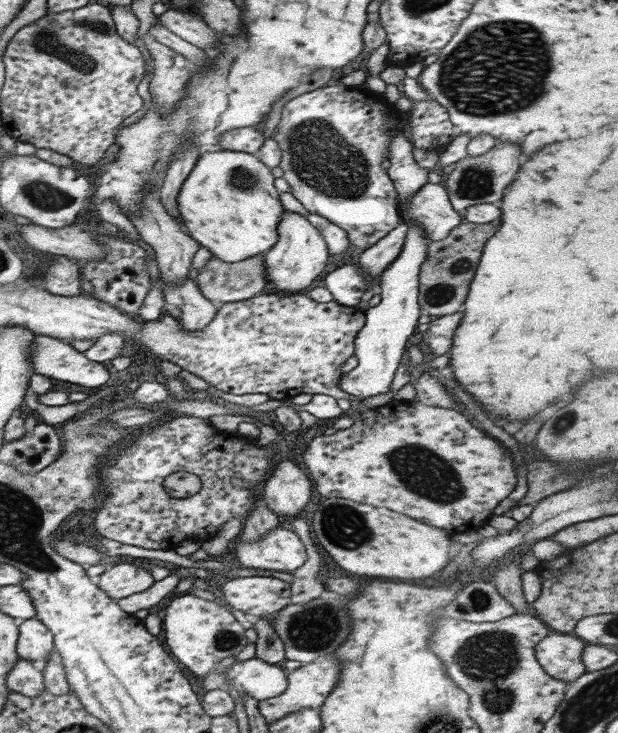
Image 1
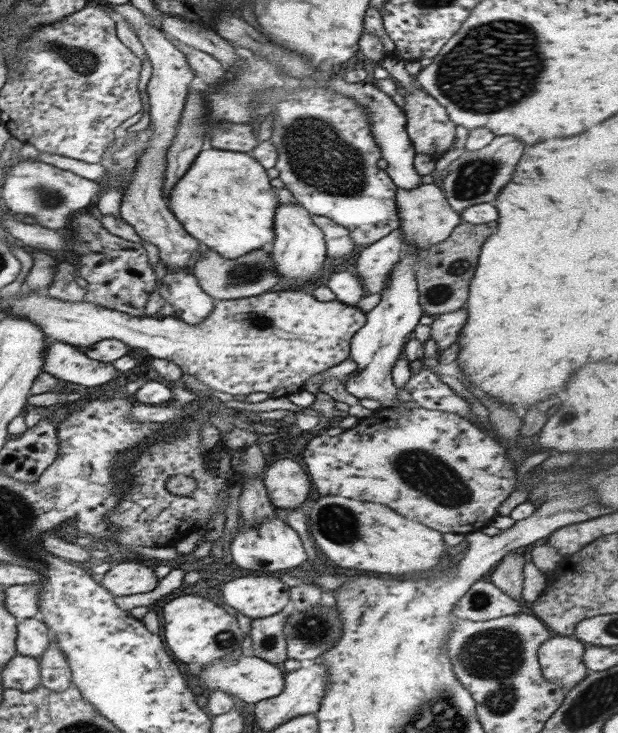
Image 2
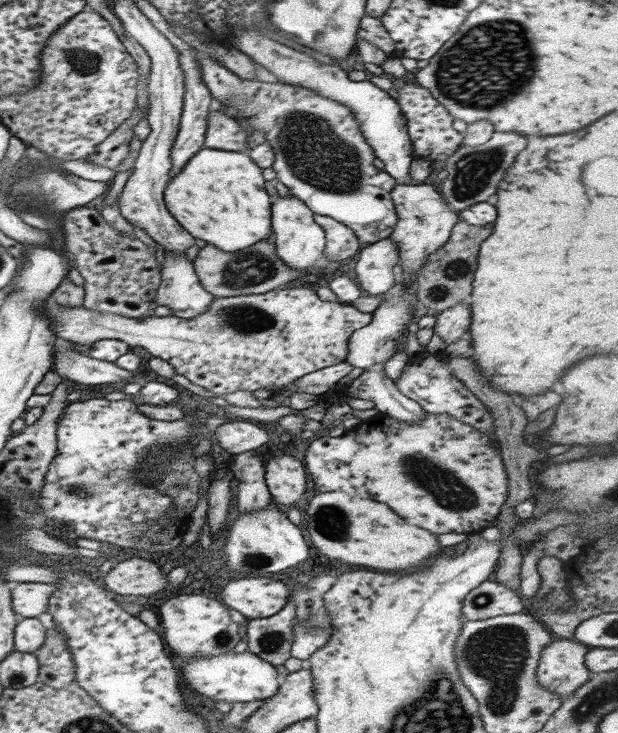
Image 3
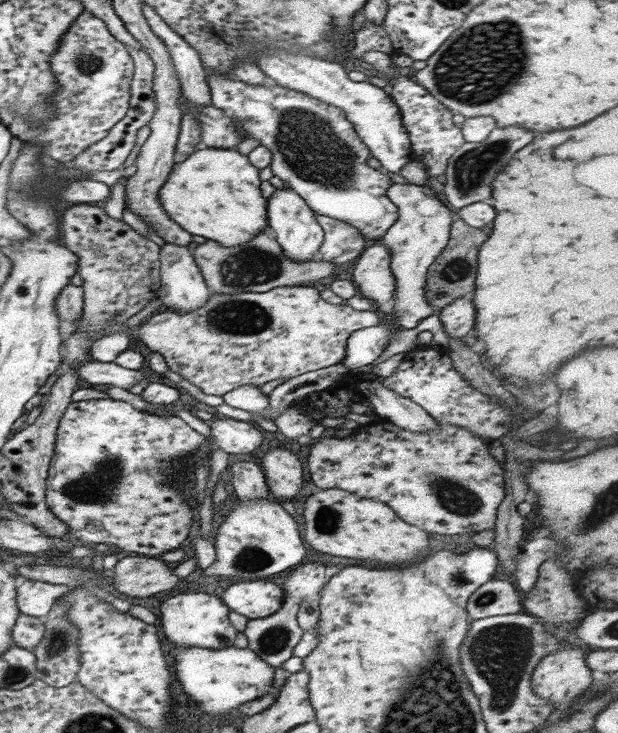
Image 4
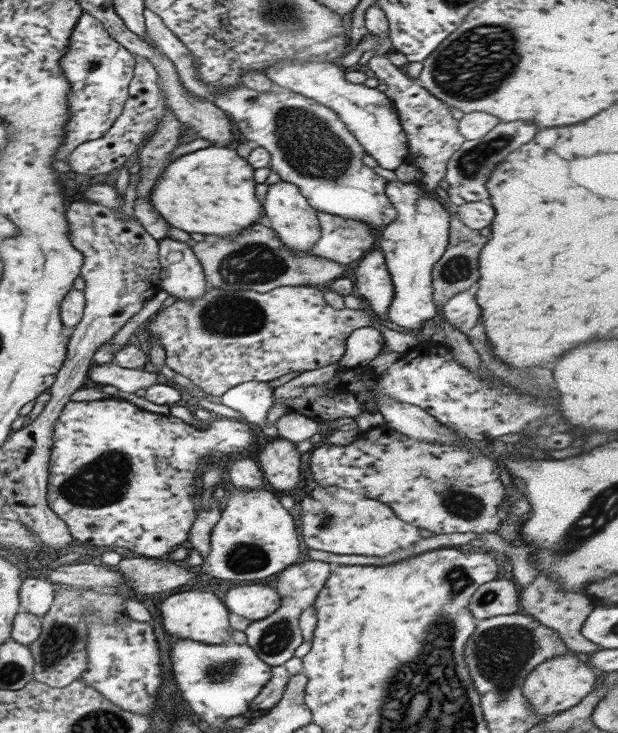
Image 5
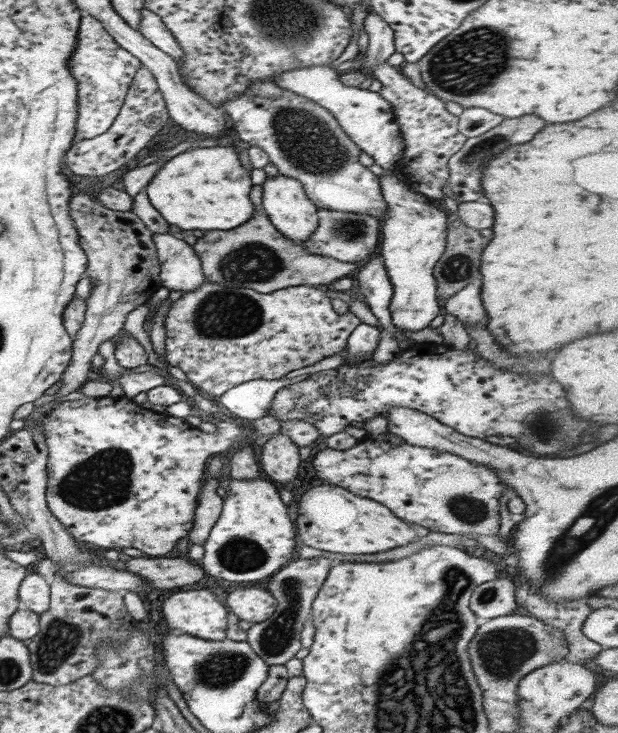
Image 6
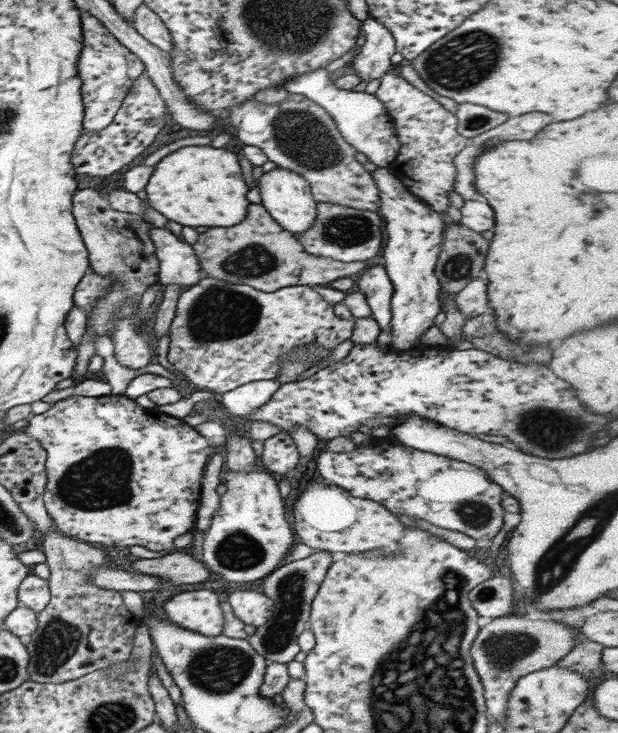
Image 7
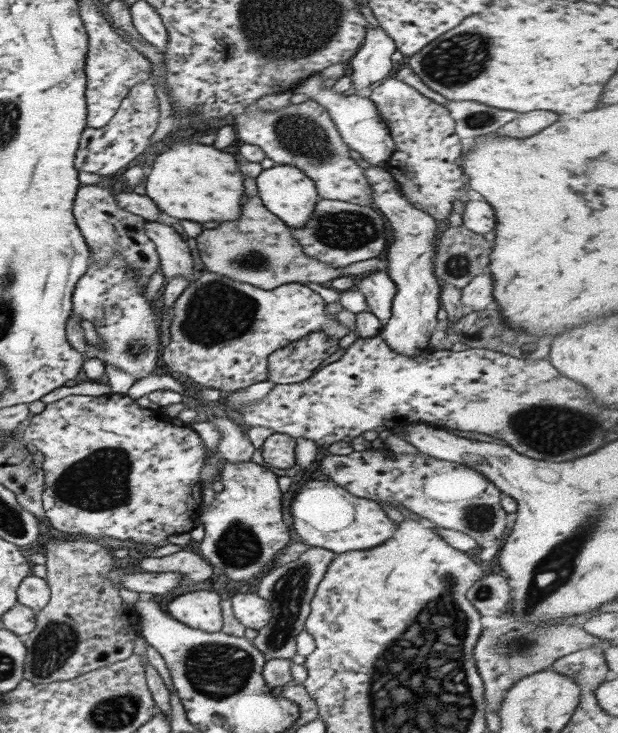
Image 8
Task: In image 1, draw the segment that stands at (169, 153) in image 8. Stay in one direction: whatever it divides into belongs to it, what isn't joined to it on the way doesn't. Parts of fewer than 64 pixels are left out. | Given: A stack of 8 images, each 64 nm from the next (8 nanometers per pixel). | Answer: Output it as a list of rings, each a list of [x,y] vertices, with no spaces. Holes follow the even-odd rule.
[[[223,149],[202,154],[178,196],[184,230],[201,246],[206,246],[214,257],[227,263],[265,254],[278,240],[277,228],[284,210],[280,192],[274,187],[275,179],[271,169],[252,153]]]

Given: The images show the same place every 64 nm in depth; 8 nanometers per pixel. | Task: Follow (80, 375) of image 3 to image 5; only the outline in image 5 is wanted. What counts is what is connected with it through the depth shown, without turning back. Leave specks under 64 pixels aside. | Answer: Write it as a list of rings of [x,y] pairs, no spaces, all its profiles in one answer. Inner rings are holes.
[[[114,362],[105,364],[94,364],[87,372],[90,383],[97,385],[116,386],[122,392],[136,392],[140,388],[150,388],[153,384],[158,384],[156,373],[141,369],[129,369],[118,366]]]

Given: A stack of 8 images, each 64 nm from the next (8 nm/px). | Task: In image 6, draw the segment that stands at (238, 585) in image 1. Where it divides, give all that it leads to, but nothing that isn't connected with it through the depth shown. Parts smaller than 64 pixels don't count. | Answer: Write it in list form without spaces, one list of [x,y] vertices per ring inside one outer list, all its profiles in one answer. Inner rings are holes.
[[[249,587],[234,590],[226,596],[222,596],[225,607],[234,613],[238,619],[251,622],[253,625],[268,621],[268,618],[276,611],[277,600],[267,589]]]

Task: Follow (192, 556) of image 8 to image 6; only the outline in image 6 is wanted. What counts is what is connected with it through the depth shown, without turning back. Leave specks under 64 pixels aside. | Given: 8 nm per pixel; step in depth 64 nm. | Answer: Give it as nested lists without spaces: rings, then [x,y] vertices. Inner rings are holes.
[[[176,554],[166,557],[134,557],[126,562],[126,571],[137,574],[148,586],[168,590],[188,586],[204,578],[205,570],[186,556]]]

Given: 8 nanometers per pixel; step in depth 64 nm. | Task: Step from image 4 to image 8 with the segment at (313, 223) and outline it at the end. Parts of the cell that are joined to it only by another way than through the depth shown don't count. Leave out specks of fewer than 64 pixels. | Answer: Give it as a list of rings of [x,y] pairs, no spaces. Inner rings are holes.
[[[274,165],[263,169],[255,178],[259,197],[273,215],[281,218],[288,228],[302,228],[314,212],[319,194],[314,181],[292,165]]]

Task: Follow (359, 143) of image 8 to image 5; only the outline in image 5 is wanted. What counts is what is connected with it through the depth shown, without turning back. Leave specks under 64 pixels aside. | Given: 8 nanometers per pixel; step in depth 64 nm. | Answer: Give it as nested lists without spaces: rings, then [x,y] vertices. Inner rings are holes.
[[[285,59],[263,72],[277,88],[287,89],[331,108],[339,114],[346,129],[373,156],[378,166],[394,170],[406,162],[409,153],[406,133],[402,130],[394,103],[384,91],[354,84],[345,79],[345,72],[335,62],[293,62]]]

